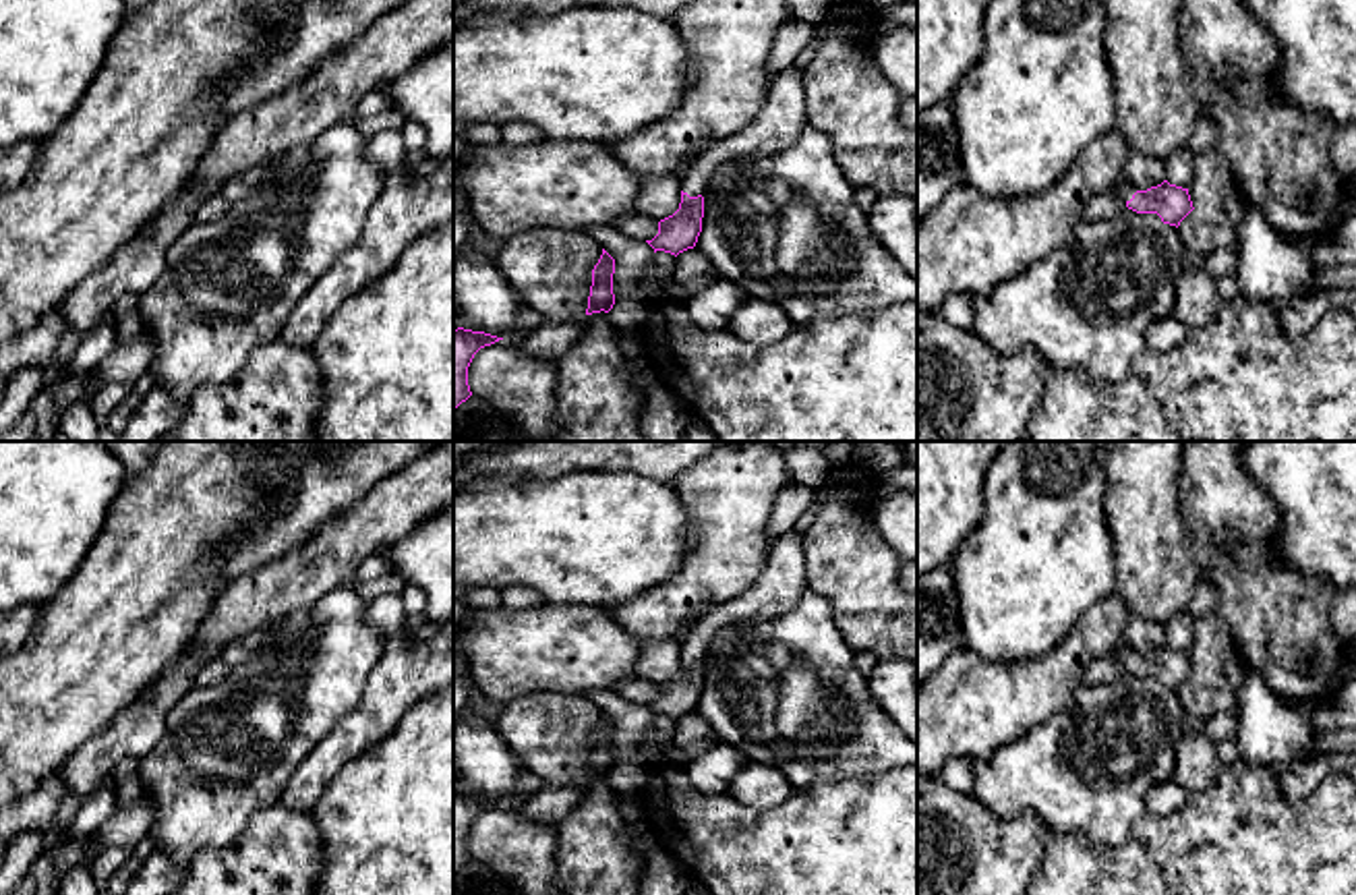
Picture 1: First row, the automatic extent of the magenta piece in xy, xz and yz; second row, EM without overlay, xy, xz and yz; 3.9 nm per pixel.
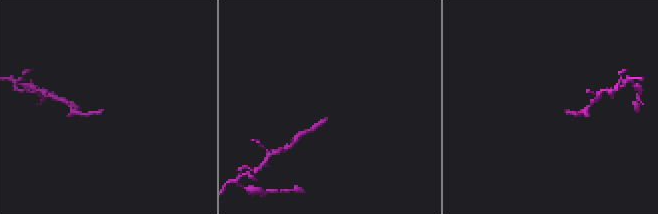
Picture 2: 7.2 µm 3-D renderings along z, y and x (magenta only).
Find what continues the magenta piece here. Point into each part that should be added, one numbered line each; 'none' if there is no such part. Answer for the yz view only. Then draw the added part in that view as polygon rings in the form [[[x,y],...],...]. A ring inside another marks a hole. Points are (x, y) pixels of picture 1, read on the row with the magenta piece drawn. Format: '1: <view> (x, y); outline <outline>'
1: yz (1125, 191); outline [[[1120,178],[1120,182],[1110,193],[1122,201],[1130,201],[1137,189]]]

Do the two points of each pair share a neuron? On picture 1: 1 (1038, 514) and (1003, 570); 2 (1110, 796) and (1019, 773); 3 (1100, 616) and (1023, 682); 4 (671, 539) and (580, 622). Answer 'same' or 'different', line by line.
1: same
2: same
3: same
4: different

